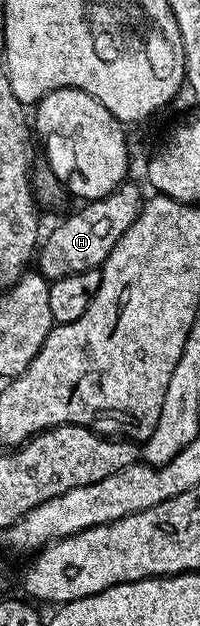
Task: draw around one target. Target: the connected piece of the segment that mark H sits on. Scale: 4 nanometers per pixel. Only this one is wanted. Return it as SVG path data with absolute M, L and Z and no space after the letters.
M132 181L122 183L104 199L86 202L82 211L67 216L49 236L46 234L40 240L39 250L35 255L36 270L50 281L71 277L71 273L98 270L115 249L119 237L127 233L127 229L141 212L142 202L143 194Z

